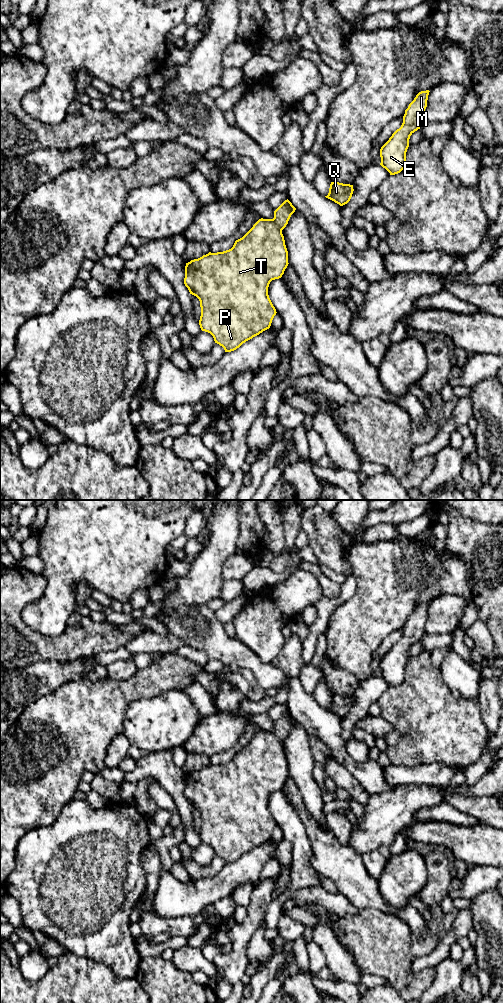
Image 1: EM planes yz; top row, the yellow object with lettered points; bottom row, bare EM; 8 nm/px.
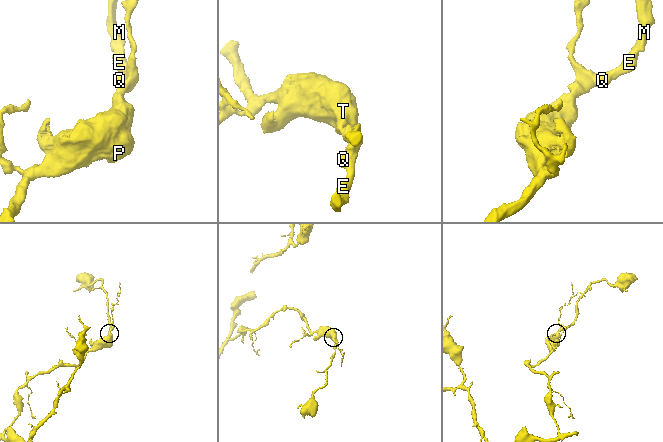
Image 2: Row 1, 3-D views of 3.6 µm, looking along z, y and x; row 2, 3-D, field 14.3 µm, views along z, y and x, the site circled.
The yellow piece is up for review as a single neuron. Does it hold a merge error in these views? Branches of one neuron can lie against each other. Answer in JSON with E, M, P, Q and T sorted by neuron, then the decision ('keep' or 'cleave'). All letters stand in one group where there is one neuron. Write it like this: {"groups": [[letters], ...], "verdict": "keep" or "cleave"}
{"groups": [["E", "M", "P", "Q", "T"]], "verdict": "keep"}

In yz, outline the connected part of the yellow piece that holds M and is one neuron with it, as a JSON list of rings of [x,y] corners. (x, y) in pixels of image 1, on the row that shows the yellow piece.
[[[429,90],[421,91],[416,95],[405,110],[401,127],[392,134],[380,149],[380,165],[390,175],[398,174],[404,169],[410,136],[420,129],[425,122],[425,109],[429,92]]]

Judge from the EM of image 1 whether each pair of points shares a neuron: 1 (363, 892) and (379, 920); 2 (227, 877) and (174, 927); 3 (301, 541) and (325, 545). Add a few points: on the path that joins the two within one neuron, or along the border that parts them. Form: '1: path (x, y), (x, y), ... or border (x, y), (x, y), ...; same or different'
1: border (360, 908), (375, 908), (394, 915); different
2: border (162, 916), (192, 917); different
3: border (301, 530), (309, 544); different

